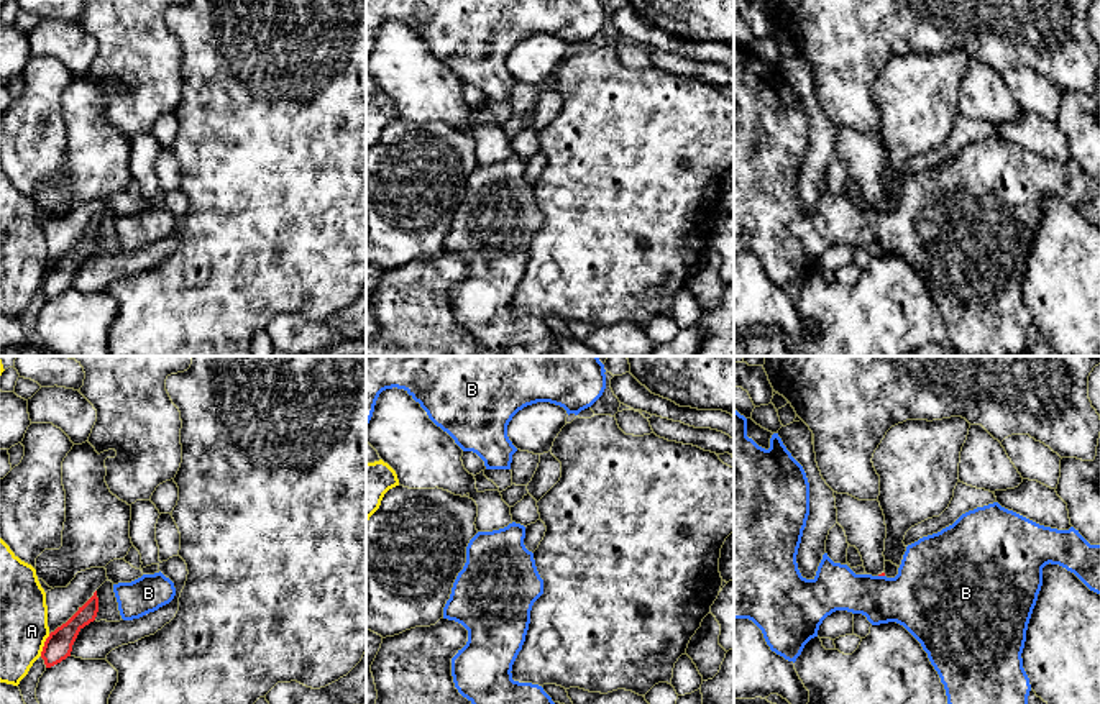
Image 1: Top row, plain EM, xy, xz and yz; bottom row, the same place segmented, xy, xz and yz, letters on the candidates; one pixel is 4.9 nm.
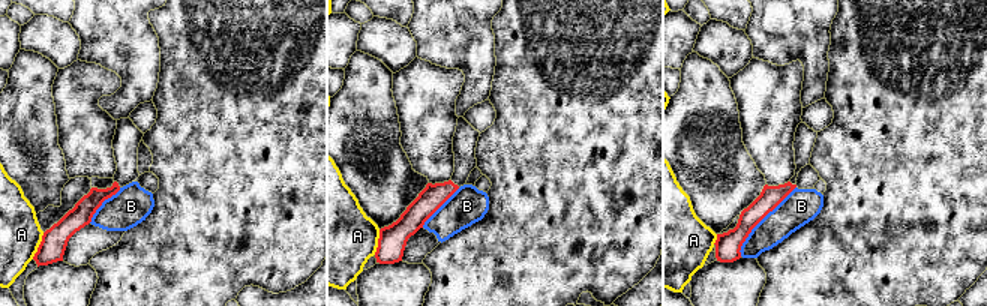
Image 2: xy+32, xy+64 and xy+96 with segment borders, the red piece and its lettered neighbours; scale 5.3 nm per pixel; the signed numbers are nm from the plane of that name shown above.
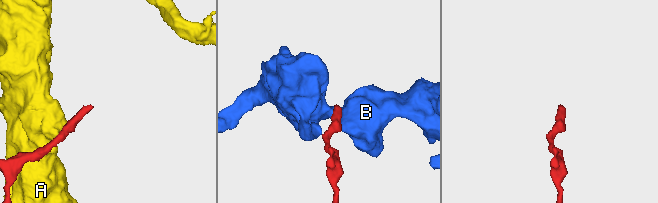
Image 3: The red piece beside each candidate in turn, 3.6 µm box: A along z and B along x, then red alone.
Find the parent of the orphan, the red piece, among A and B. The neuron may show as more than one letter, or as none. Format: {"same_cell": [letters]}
{"same_cell": []}

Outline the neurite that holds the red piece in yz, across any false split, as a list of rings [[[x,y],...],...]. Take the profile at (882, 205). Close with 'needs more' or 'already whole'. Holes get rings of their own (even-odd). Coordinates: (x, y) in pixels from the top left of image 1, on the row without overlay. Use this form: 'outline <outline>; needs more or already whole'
outline [[[837,126],[837,156],[844,161],[847,176],[862,189],[867,207],[885,208],[885,148],[877,133],[859,133],[849,126]]]; needs more

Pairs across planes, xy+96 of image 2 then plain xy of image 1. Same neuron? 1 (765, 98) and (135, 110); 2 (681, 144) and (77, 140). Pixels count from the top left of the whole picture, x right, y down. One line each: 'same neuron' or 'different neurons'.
1: different neurons
2: different neurons

